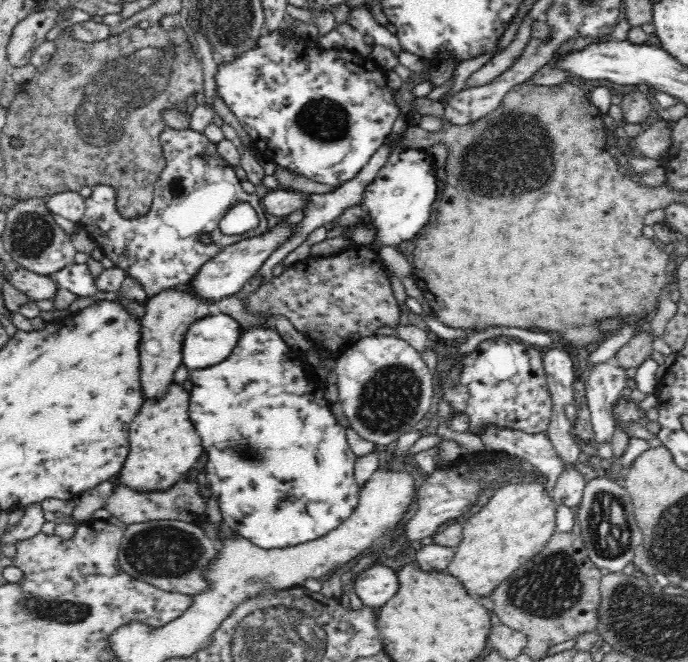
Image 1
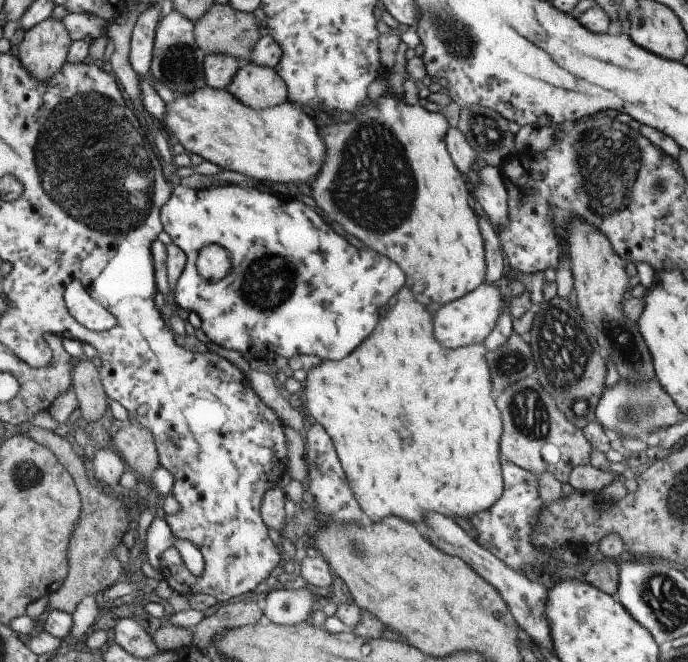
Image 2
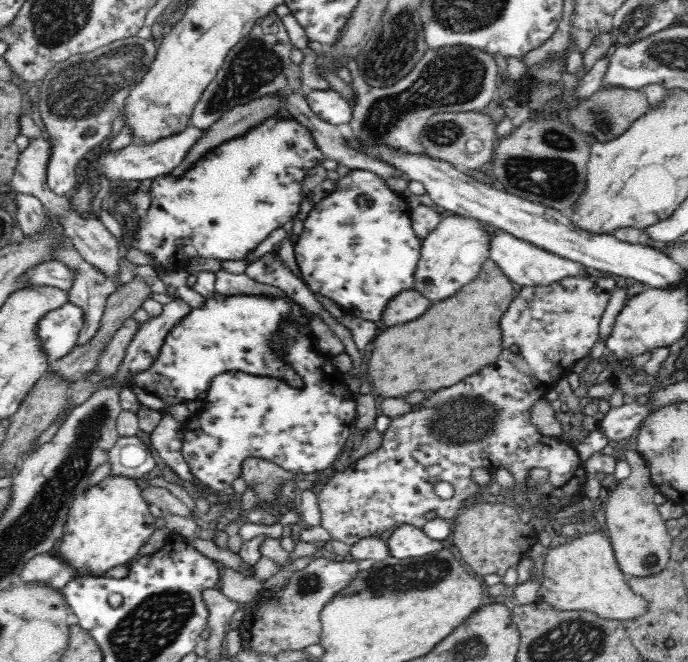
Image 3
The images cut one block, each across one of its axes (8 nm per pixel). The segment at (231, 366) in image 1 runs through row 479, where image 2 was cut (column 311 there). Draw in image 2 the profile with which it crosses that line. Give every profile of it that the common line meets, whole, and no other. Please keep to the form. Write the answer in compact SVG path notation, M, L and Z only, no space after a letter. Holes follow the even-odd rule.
M224 184L224 186L204 190L186 188L186 186L181 185L176 186L172 191L170 200L160 210L160 222L164 226L164 232L170 235L172 242L177 244L178 248L182 248L187 258L182 276L180 276L176 283L174 296L170 298L170 304L176 304L178 308L184 308L188 312L196 312L200 316L201 328L211 342L226 349L241 352L242 356L245 356L249 360L264 359L270 363L276 356L284 356L284 358L289 360L300 354L312 354L322 358L322 360L342 360L354 348L358 348L360 342L364 342L374 332L374 328L376 328L376 324L380 320L380 308L384 308L390 302L390 298L396 296L402 286L406 285L404 271L395 262L392 262L392 260L382 256L382 254L375 250L356 248L348 243L346 239L330 228L329 222L321 212L316 212L314 208L310 208L310 206L298 202L298 200L280 198L276 194L270 194L270 192L252 188L252 186L248 188L248 186L239 186L238 184ZM210 244L222 246L228 252L228 256L232 258L232 268L230 268L230 272L222 280L206 280L206 278L200 276L196 268L196 260L200 250L204 246L210 246Z

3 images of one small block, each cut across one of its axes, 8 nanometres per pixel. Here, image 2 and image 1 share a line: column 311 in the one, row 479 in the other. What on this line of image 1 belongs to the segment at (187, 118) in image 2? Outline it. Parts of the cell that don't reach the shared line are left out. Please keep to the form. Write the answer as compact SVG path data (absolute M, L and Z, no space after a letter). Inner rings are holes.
M174 381L162 400L146 400L142 403L136 420L130 424L130 454L122 472L114 479L138 492L163 492L184 478L202 454L202 442L188 418L188 394L182 385Z

